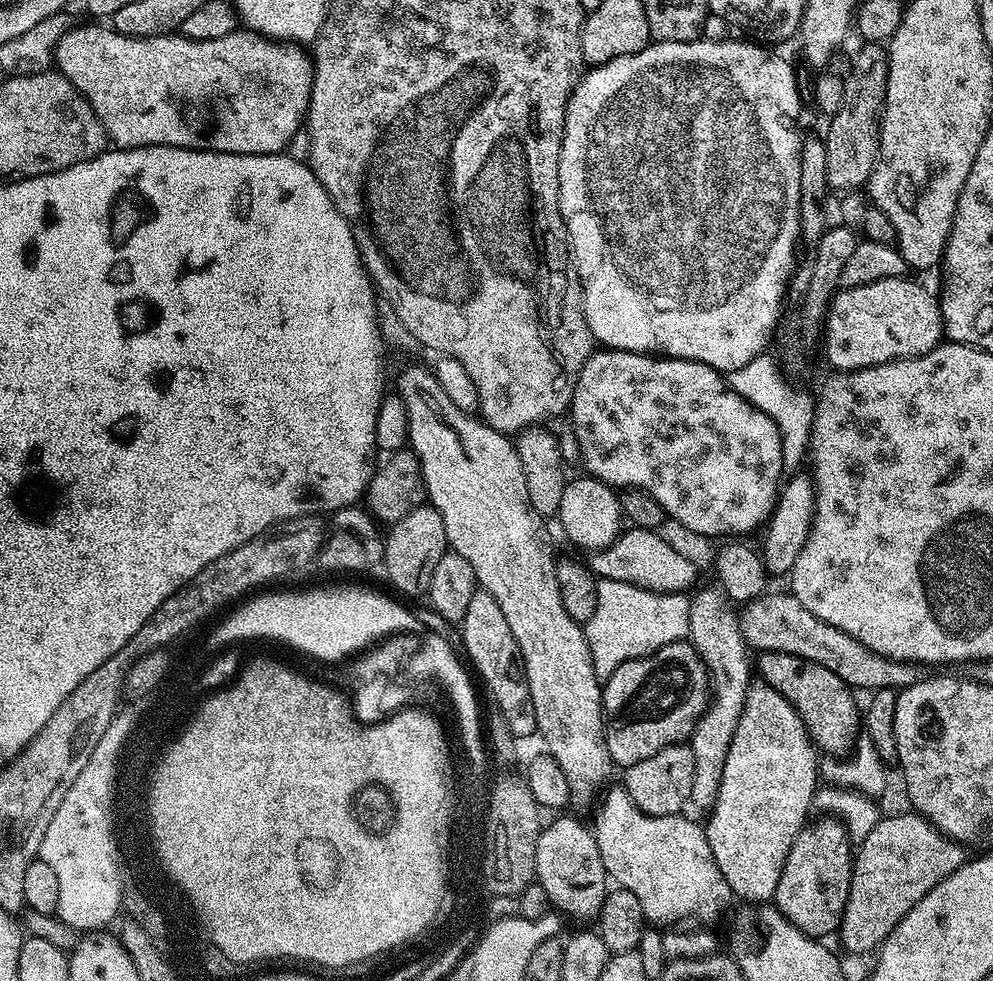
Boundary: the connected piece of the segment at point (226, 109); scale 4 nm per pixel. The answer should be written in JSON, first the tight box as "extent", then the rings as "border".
{"extent":[54,22,312,154],"border":[[[90,22],[94,24],[84,24],[81,28],[76,28],[76,26],[69,27],[68,33],[63,36],[58,42],[56,47],[56,59],[54,61],[55,67],[67,78],[67,80],[76,87],[80,93],[86,98],[86,102],[90,102],[90,106],[94,110],[94,114],[102,122],[104,127],[104,135],[109,141],[112,140],[117,149],[121,148],[145,148],[146,146],[174,146],[175,148],[193,148],[199,152],[229,152],[230,154],[274,154],[275,152],[283,153],[284,148],[292,139],[296,136],[296,131],[301,131],[302,125],[305,123],[306,117],[308,115],[308,103],[310,102],[310,94],[312,93],[312,57],[307,51],[304,52],[299,43],[289,42],[285,39],[277,39],[271,36],[264,36],[258,32],[251,30],[237,30],[226,34],[226,38],[210,38],[209,40],[192,40],[191,37],[185,36],[183,34],[169,34],[167,36],[127,36],[121,32],[117,32],[115,28],[111,26],[105,26],[103,28],[103,23],[100,22]]]}

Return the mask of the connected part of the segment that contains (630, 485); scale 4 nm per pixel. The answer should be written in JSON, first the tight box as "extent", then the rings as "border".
{"extent":[571,348,786,538],"border":[[[617,348],[593,351],[576,379],[571,416],[572,432],[576,435],[576,444],[580,447],[581,458],[584,459],[583,471],[587,475],[596,477],[603,484],[611,484],[617,490],[639,490],[650,494],[650,498],[654,498],[654,502],[662,506],[665,517],[672,519],[673,516],[688,532],[697,532],[700,536],[740,538],[743,537],[740,536],[743,532],[752,532],[759,524],[760,527],[767,525],[769,516],[776,508],[776,500],[780,496],[782,481],[786,476],[786,462],[782,458],[782,438],[774,418],[758,410],[758,406],[751,404],[745,396],[739,396],[721,373],[702,362],[661,358],[646,352],[623,352]]]}

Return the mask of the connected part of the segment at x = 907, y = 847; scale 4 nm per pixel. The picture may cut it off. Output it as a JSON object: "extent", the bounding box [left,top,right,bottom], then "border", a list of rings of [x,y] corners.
{"extent":[838,811,966,953],"border":[[[907,811],[901,816],[885,815],[855,849],[854,859],[851,861],[852,879],[848,881],[848,901],[844,907],[844,919],[841,920],[838,929],[841,942],[852,952],[875,953],[884,943],[884,939],[898,926],[898,922],[902,922],[907,912],[928,891],[938,886],[938,882],[954,874],[966,862],[965,845],[939,832],[935,826],[915,811]]]}

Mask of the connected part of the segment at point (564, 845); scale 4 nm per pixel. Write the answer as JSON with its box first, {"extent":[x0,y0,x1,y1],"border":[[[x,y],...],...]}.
{"extent":[536,814,610,920],"border":[[[560,814],[557,820],[552,820],[543,825],[540,829],[538,846],[536,847],[536,880],[546,890],[548,903],[553,909],[559,910],[565,917],[577,916],[580,920],[588,920],[599,917],[600,907],[604,897],[610,891],[610,877],[608,872],[602,866],[602,858],[598,850],[598,842],[594,835],[593,829],[584,824],[579,824],[572,816]]]}

